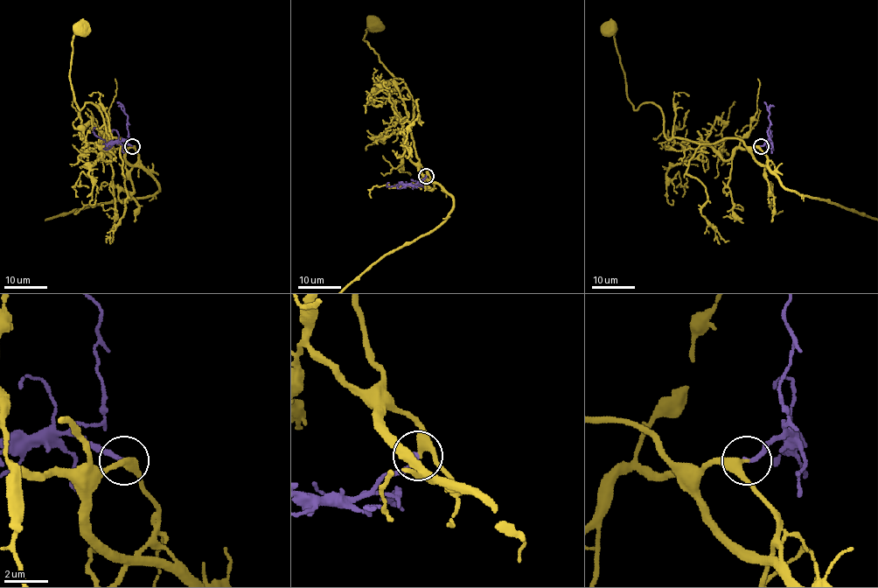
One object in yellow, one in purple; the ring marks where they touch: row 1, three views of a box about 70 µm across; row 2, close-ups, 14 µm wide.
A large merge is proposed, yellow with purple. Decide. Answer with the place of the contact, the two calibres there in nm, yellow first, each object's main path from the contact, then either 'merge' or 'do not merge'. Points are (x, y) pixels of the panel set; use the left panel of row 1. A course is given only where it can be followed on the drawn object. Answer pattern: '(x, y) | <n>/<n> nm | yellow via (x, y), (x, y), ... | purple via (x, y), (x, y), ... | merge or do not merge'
(132, 146) | 360/200 nm | yellow via (132, 146), (108, 136), (97, 107), (86, 102), (80, 109), (73, 98), (70, 66), (74, 30), (80, 25) | purple via (132, 146), (125, 142), (128, 135), (127, 115), (124, 107), (117, 102) | merge

